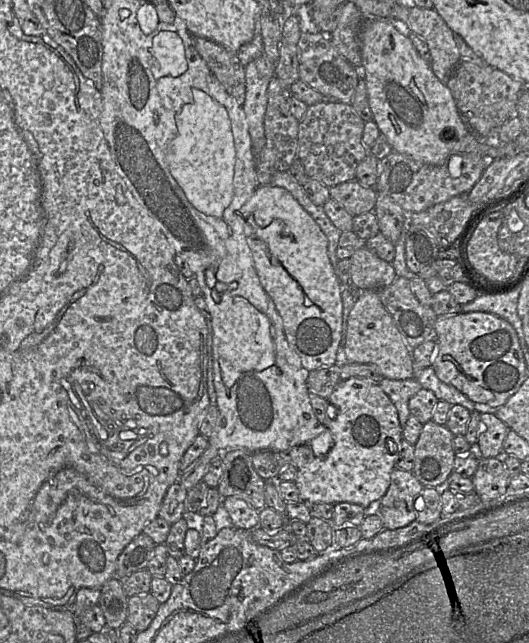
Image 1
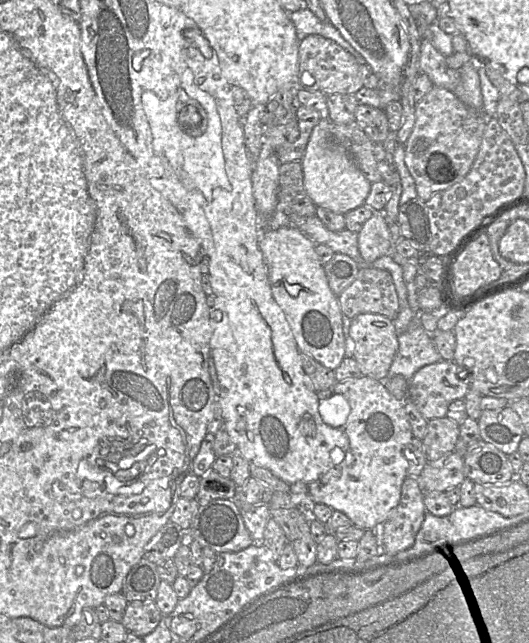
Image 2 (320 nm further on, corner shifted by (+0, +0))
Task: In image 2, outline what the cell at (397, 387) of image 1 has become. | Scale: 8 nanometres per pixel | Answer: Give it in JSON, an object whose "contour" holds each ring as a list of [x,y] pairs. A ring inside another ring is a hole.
{"contour":[[[414,315],[406,331],[398,336],[399,349],[388,377],[401,375],[410,381],[422,367],[442,360],[433,340]]]}

